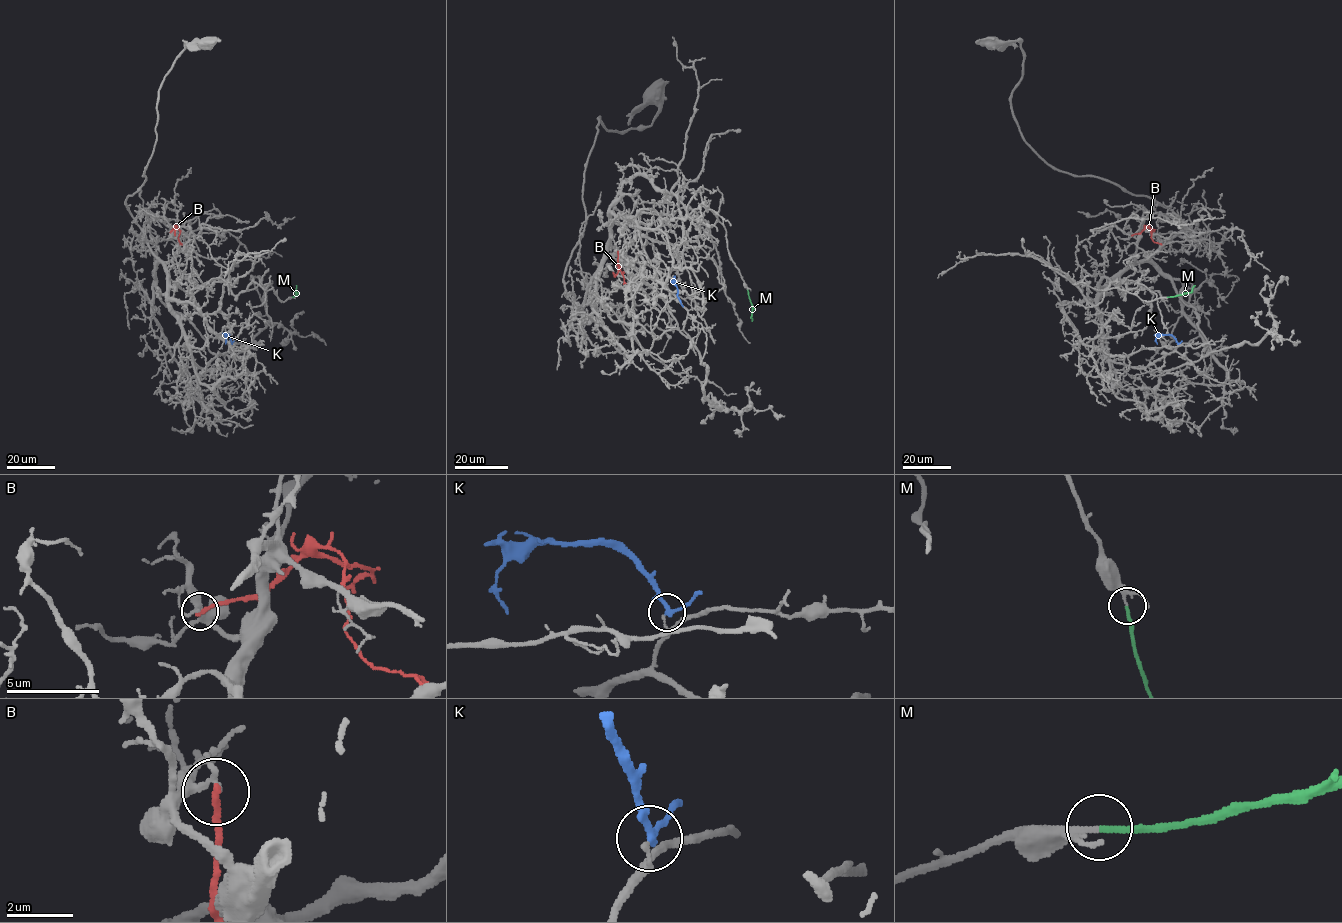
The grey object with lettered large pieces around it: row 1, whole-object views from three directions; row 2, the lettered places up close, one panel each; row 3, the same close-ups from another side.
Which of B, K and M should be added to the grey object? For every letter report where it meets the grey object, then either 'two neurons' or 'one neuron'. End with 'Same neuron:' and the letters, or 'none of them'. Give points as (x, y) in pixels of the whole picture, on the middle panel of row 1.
B: meets grey at (617, 251); two neurons
K: meets grey at (680, 302); two neurons
M: meets grey at (747, 290); one neuron
Same neuron: M

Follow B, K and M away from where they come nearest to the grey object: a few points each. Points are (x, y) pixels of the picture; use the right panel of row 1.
B: (1132, 235), (1149, 227), (1151, 239), (1161, 244)
K: (1178, 344), (1169, 334), (1159, 334), (1155, 339), (1157, 344)
M: (1167, 296), (1189, 293), (1195, 285)

